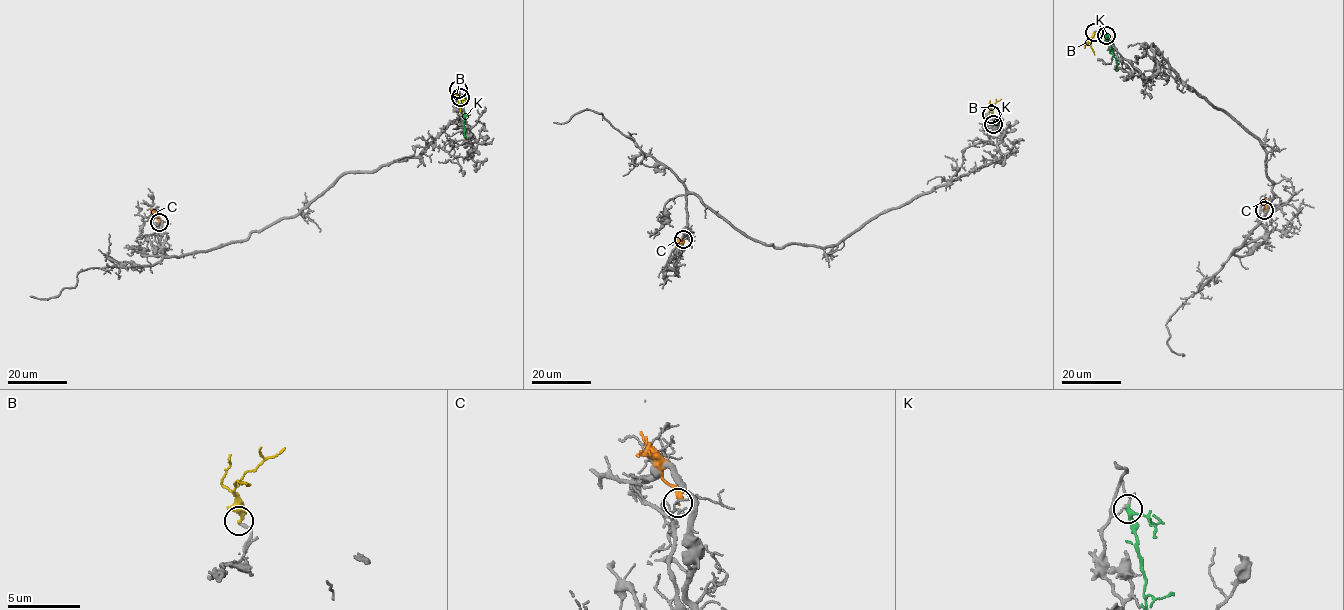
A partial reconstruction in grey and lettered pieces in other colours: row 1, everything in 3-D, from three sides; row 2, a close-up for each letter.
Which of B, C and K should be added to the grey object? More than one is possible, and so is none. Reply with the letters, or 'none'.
B

